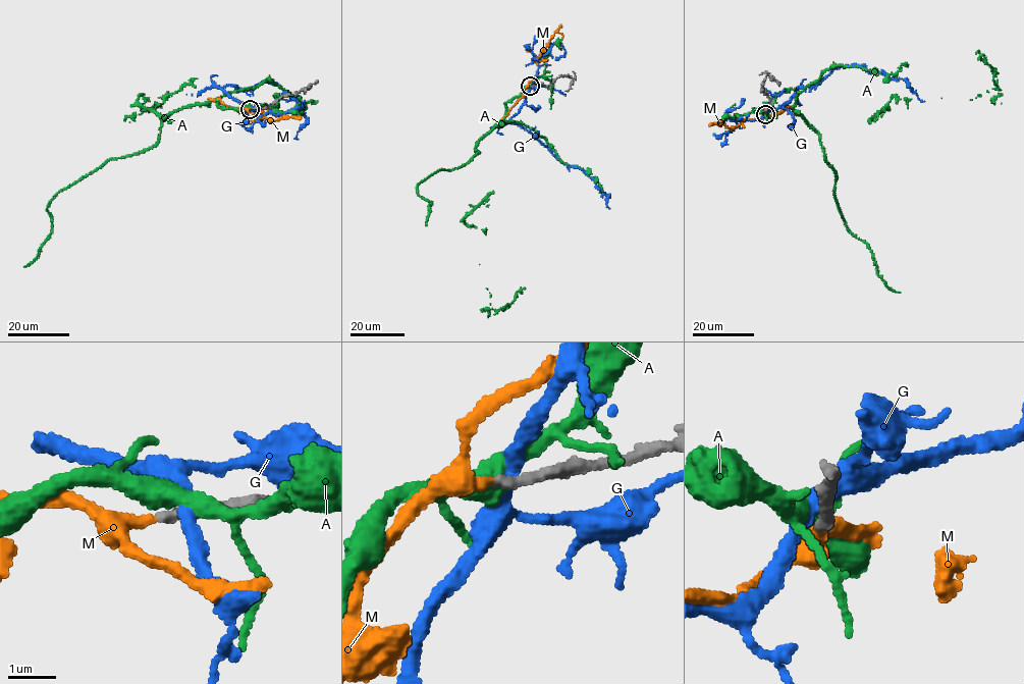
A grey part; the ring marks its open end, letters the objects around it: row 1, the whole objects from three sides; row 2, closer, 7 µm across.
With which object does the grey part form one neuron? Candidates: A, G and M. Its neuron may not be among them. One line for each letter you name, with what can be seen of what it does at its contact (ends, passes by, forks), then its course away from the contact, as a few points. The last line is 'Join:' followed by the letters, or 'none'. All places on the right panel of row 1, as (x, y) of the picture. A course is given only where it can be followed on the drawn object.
M: it passes by; it runs (765, 114), (728, 128), (722, 123), (715, 123), (722, 120)
Join: M

